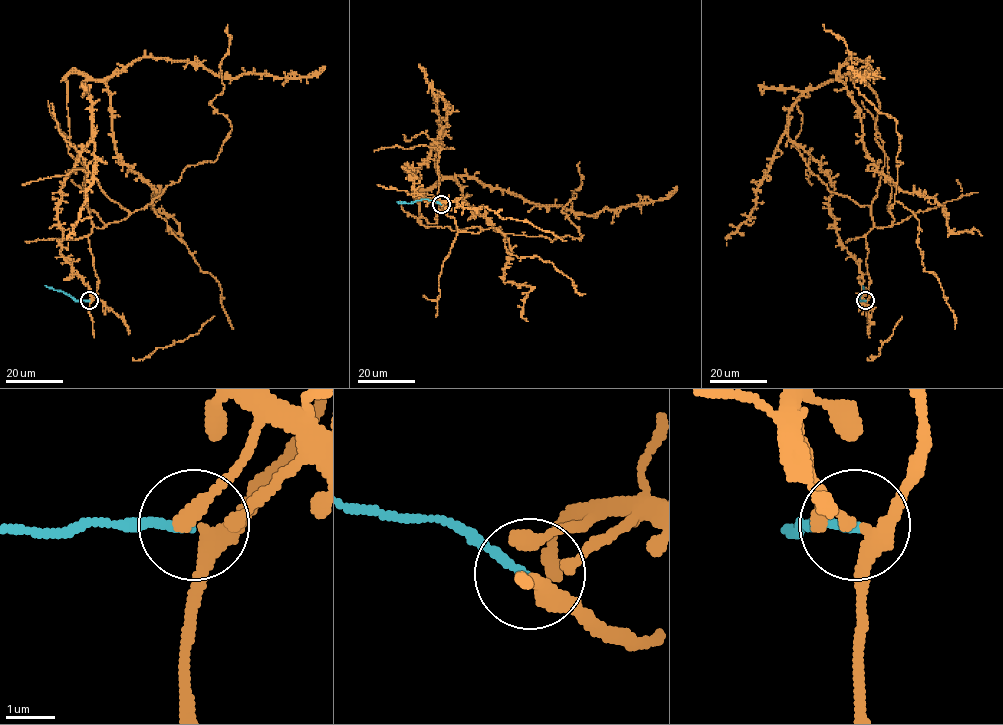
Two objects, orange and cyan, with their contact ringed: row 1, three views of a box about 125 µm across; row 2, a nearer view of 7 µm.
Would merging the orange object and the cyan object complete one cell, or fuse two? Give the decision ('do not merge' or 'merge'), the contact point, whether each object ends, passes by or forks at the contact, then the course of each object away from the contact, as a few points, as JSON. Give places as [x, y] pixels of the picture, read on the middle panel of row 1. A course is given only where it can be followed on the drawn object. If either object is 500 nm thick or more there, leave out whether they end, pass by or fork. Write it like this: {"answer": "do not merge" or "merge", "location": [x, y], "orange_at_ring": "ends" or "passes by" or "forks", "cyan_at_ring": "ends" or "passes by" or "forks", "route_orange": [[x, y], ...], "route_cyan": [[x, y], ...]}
{"answer": "merge", "location": [441, 204], "orange_at_ring": "forks", "cyan_at_ring": "ends", "route_orange": [[442, 205], [436, 223], [418, 218], [417, 197], [452, 178], [506, 239], [503, 281], [531, 287], [527, 321]], "route_cyan": [[441, 204], [426, 198], [397, 202]]}

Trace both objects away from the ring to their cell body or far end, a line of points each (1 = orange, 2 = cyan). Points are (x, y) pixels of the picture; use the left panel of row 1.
1: (90, 300), (72, 73), (105, 84), (118, 158), (159, 192), (175, 236)
2: (89, 300), (77, 301), (45, 285)

